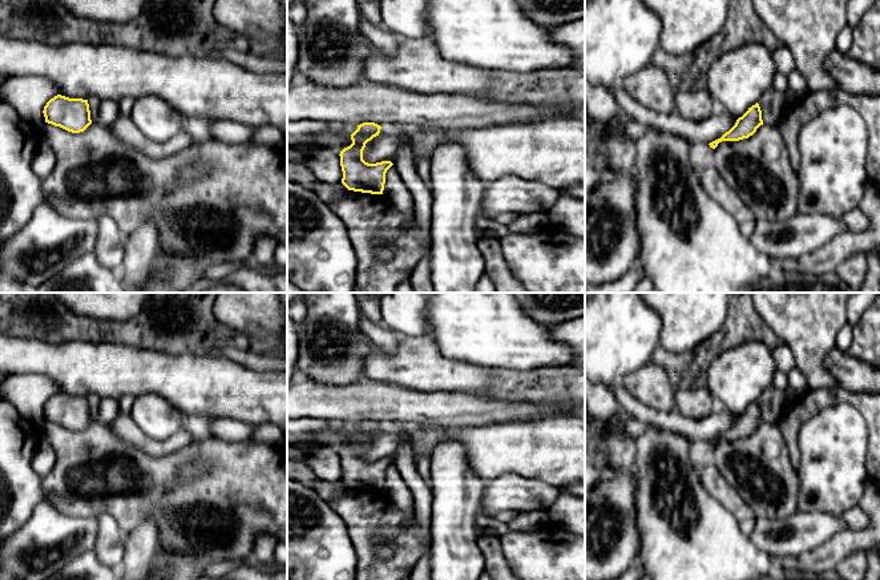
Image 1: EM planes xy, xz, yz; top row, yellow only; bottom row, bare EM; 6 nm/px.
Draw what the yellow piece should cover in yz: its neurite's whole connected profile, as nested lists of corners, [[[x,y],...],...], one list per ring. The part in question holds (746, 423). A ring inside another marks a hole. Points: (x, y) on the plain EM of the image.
[[[756,400],[748,408],[736,418],[735,423],[726,430],[720,436],[710,440],[710,446],[715,447],[722,439],[739,439],[752,434],[756,427],[763,423],[762,408]]]

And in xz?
[[[363,420],[351,432],[352,442],[340,450],[343,470],[342,482],[354,490],[383,492],[385,471],[393,463],[391,459],[368,462],[363,458],[366,442],[379,434],[382,424]]]

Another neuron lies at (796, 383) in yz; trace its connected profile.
[[[798,367],[792,368],[788,372],[788,391],[794,392],[798,396],[804,395],[807,387],[806,387],[806,379],[800,370]]]

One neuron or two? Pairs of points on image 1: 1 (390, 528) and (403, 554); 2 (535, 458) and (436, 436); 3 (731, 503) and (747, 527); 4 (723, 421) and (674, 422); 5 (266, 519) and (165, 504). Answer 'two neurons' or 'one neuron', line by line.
1: one neuron
2: one neuron
3: two neurons
4: one neuron
5: one neuron

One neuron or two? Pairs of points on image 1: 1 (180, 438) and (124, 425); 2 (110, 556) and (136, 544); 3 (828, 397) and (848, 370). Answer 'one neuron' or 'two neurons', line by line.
1: one neuron
2: two neurons
3: two neurons

